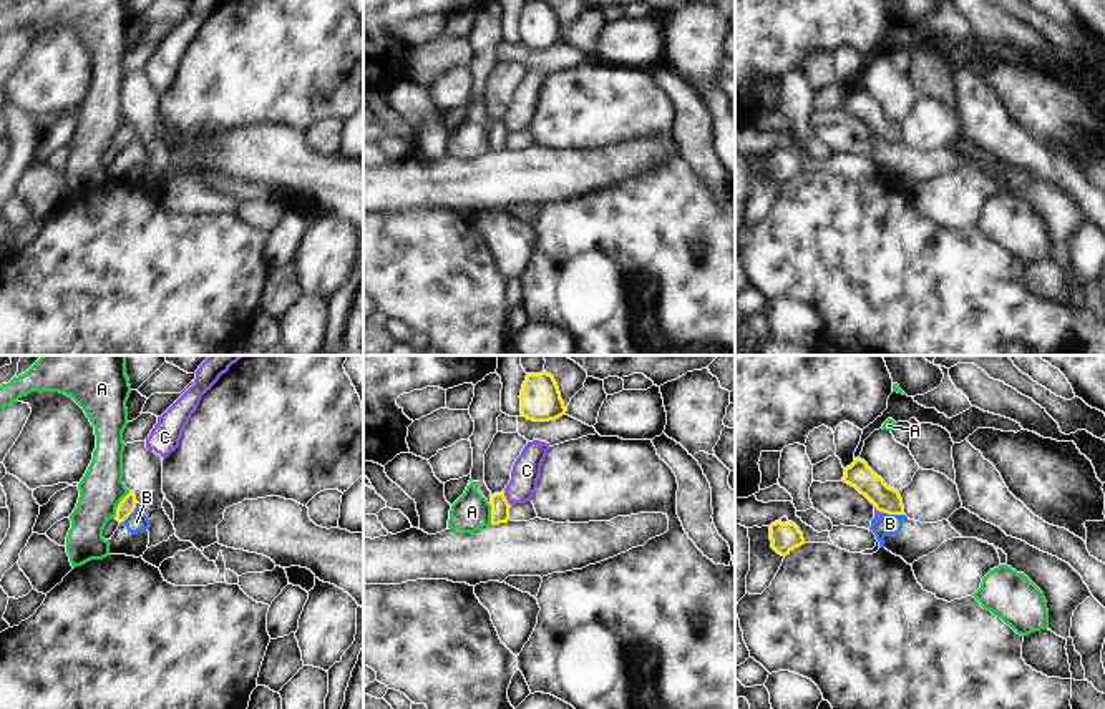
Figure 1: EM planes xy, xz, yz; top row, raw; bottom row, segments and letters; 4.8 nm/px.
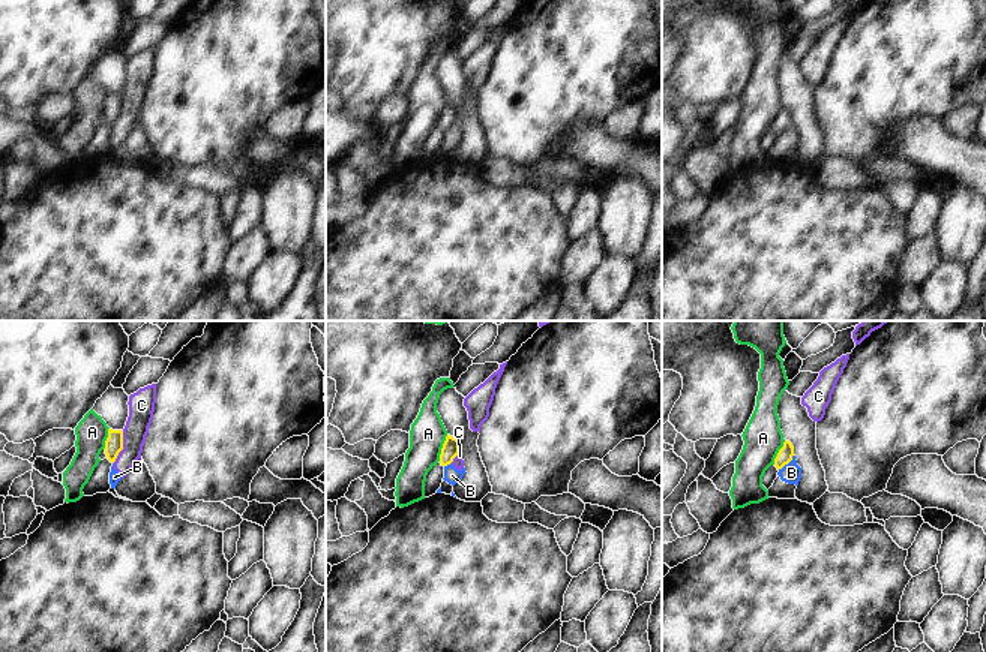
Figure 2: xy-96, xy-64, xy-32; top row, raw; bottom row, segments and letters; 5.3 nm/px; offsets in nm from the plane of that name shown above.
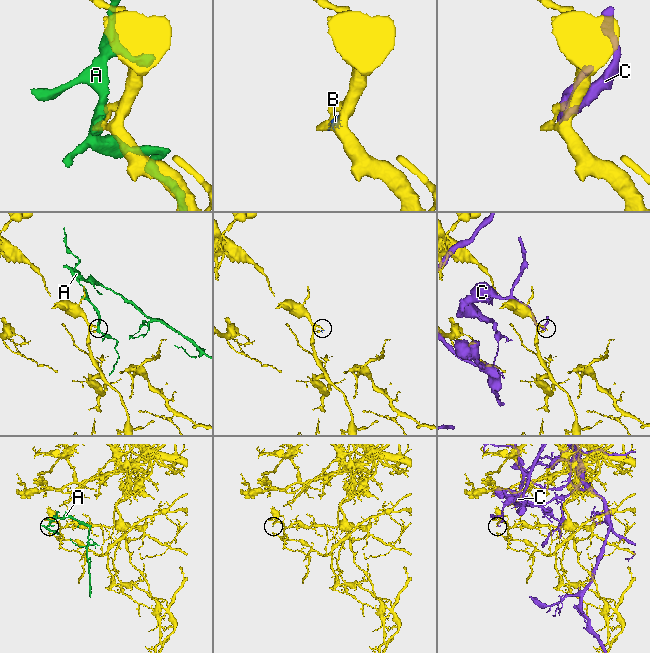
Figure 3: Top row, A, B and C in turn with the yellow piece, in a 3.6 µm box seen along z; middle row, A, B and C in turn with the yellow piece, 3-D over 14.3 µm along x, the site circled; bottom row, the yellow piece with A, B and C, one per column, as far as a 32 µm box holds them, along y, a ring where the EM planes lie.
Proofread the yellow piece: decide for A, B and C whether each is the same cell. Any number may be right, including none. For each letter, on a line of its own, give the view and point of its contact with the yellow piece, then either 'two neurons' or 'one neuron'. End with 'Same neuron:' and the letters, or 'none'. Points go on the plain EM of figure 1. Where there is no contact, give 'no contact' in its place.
A: contact xy (120, 132); two neurons
B: contact xy (130, 141); two neurons
C: contact xz (505, 127); two neurons
Same neuron: none

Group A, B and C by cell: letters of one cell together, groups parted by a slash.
A / B C

